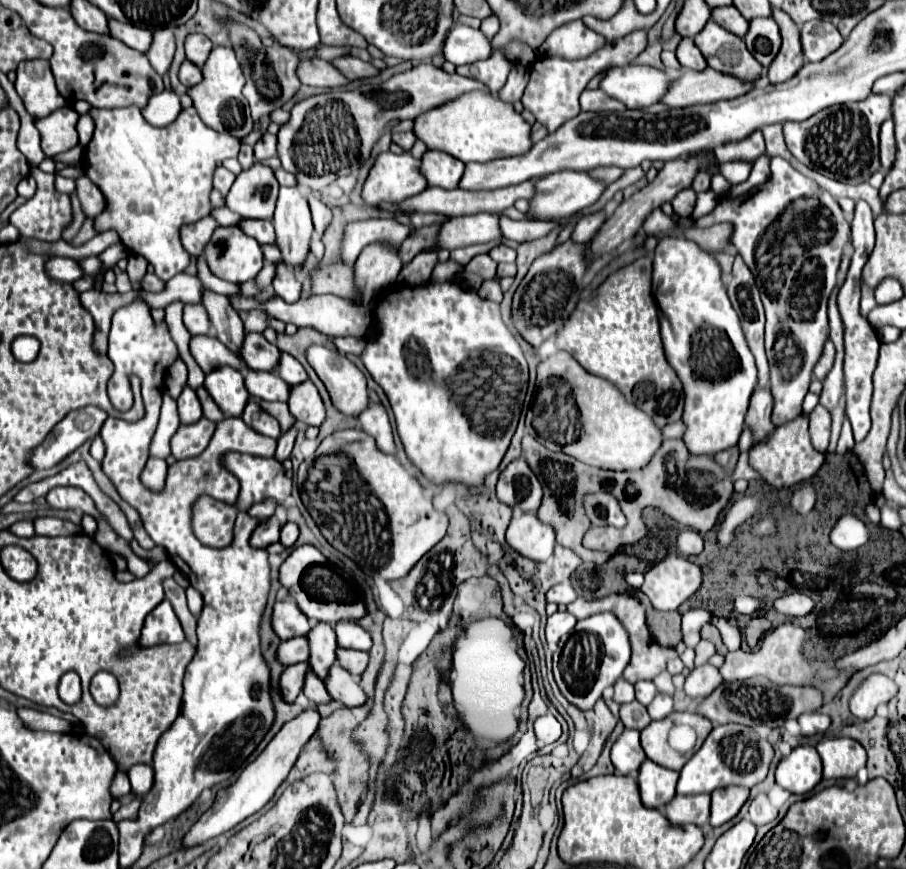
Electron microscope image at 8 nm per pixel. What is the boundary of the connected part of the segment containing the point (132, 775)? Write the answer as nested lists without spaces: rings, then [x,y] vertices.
[[[133,766],[129,772],[129,780],[131,780],[131,792],[133,794],[147,794],[153,788],[153,768],[151,766]]]

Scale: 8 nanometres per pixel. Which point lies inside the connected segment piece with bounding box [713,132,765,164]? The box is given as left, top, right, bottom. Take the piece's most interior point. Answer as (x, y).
(752, 147)

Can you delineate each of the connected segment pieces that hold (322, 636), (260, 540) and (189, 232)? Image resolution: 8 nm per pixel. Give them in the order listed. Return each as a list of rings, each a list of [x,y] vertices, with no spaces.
[[[319,622],[311,632],[307,634],[311,656],[309,664],[315,670],[315,674],[325,680],[329,676],[329,668],[337,664],[337,636],[333,634],[333,626]]]
[[[271,516],[267,520],[261,520],[259,526],[255,528],[253,536],[251,536],[251,546],[255,546],[255,548],[267,548],[267,546],[279,542],[281,526],[283,524],[277,520],[277,516]]]
[[[207,216],[203,218],[201,222],[193,222],[193,224],[187,224],[181,228],[181,244],[183,248],[193,256],[201,256],[209,238],[213,236],[213,230],[217,228],[217,220],[213,216]]]

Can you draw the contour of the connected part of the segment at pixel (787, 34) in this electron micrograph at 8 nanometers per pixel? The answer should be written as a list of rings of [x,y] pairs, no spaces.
[[[773,8],[773,18],[781,28],[783,46],[773,64],[769,66],[767,78],[771,84],[777,84],[793,78],[793,74],[797,74],[797,70],[801,70],[801,66],[805,64],[805,58],[801,54],[801,36],[795,22],[783,10],[777,8]]]

